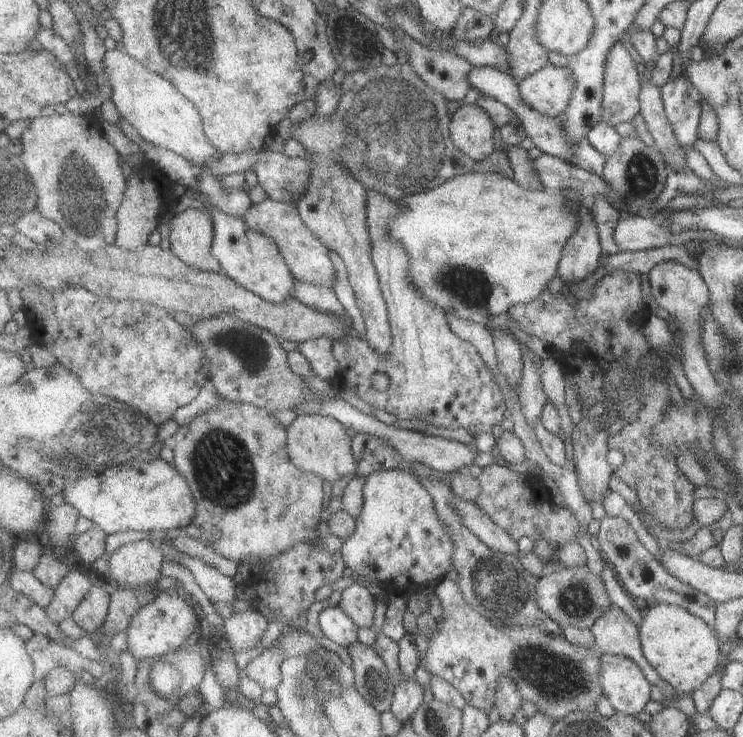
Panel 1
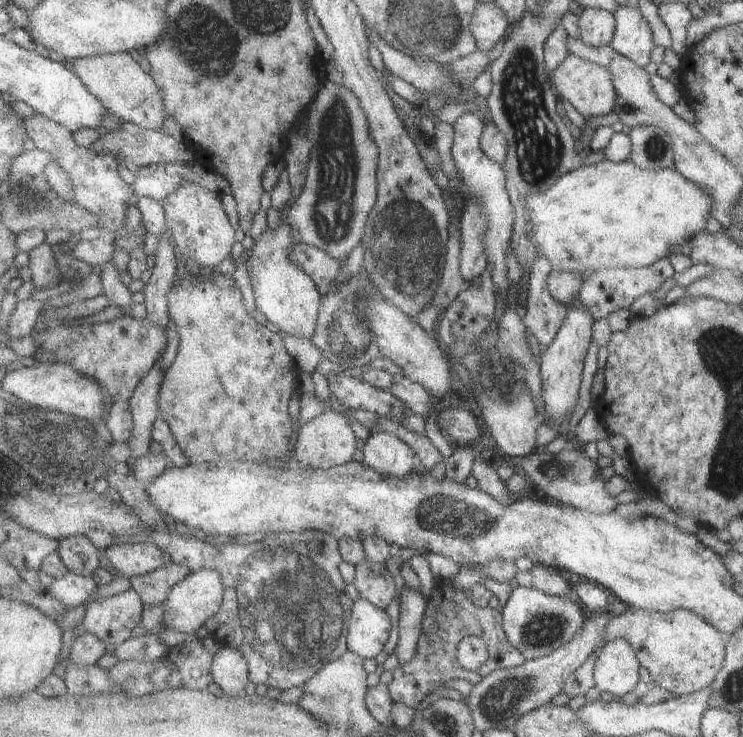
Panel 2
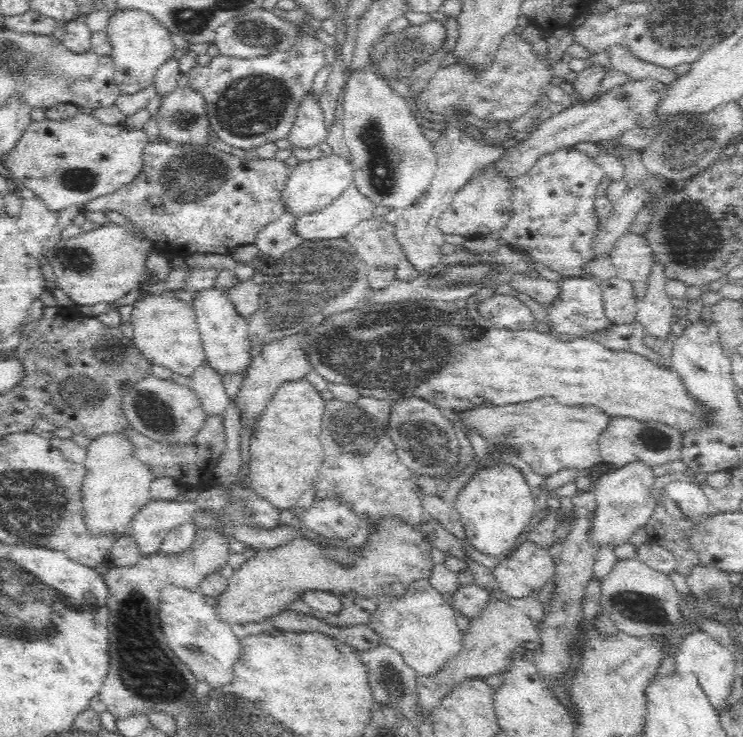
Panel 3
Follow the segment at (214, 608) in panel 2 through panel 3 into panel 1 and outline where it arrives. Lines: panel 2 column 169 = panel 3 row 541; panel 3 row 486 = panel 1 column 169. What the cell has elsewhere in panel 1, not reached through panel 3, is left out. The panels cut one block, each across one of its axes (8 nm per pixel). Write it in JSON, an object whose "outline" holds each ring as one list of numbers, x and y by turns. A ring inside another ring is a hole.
{"outline":[[162,591,154,602,140,609,128,630,129,650,137,662,149,658,152,662,172,652,178,652,201,627,201,614,197,606,188,602,175,591]]}

